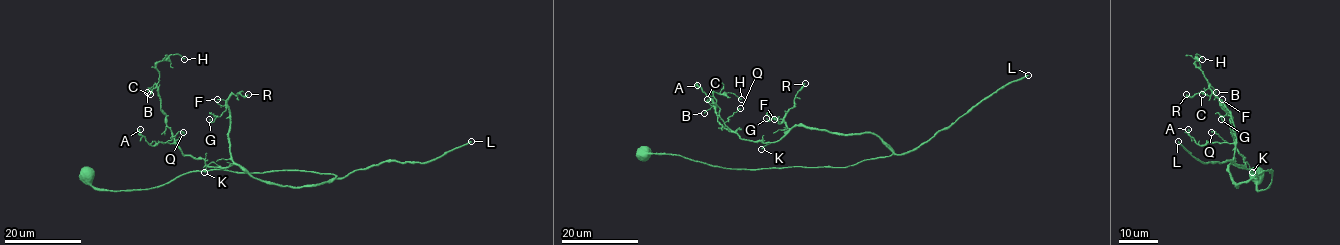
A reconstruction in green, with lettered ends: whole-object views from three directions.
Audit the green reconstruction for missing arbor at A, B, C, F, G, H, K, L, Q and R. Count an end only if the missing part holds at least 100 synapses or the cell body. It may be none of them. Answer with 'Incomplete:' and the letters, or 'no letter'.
Incomplete: L

